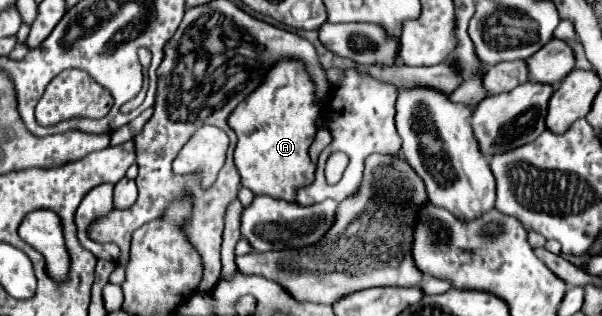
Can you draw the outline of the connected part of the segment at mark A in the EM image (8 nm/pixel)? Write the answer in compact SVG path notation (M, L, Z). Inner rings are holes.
M278 60L264 76L262 84L234 108L228 120L238 136L234 164L242 176L242 186L250 188L254 194L290 202L298 186L306 186L314 180L314 164L310 162L308 150L316 138L316 122L320 116L322 108L316 104L314 80L310 80L302 60Z

